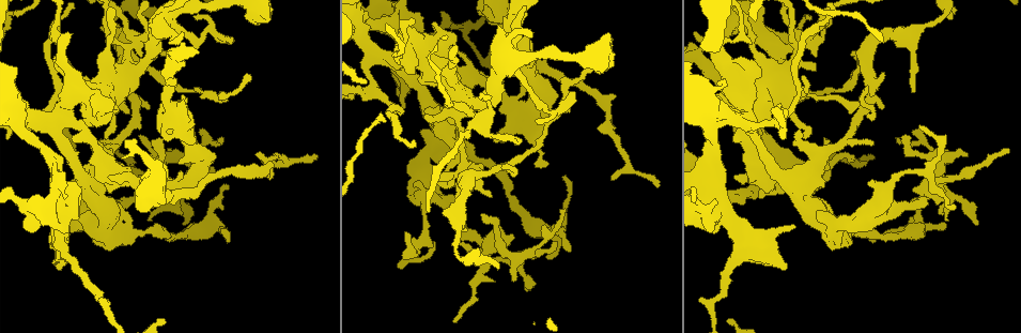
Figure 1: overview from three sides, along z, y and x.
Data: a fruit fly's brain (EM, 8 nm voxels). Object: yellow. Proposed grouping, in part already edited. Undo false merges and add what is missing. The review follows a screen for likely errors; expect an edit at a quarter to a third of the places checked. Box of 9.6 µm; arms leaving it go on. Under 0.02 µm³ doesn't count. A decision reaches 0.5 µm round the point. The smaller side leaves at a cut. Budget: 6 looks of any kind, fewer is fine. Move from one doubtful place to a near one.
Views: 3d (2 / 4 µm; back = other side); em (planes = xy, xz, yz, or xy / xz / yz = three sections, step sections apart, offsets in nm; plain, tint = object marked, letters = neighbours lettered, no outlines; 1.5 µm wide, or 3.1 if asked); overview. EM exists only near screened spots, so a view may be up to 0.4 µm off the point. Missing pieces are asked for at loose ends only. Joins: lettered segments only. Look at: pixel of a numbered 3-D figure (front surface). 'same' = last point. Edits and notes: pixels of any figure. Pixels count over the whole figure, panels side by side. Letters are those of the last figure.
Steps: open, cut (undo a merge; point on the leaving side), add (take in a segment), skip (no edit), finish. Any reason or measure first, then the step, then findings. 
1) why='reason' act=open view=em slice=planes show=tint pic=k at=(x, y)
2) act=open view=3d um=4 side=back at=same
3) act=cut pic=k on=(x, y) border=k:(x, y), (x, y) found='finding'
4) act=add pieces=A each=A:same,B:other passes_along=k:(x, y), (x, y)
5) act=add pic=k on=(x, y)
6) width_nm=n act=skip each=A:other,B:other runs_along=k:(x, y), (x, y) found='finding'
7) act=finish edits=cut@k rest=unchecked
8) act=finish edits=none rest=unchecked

why='branch stops here' act=open view=em slice=planes show=letters pic=1 at=(867, 162)

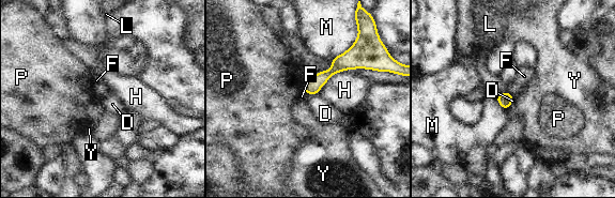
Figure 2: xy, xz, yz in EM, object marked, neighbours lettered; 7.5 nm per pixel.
act=skip each=D:other,F:other,H:other,L:other,M:other,P:other,Y:other border=2:(506, 91), (514, 97) found='no lettered segment goes on from it'

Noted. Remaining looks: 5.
why='branch stops here' act=open view=em slice=xz step=8 show=letters pic=1 at=(512, 280)

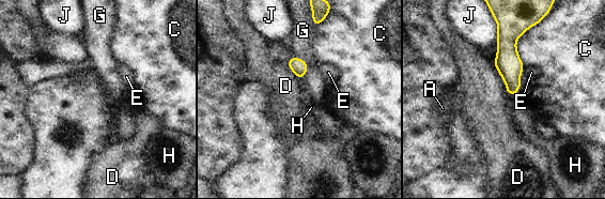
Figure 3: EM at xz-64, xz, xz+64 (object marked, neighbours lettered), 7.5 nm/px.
act=open view=em slice=yz step=4 show=letters at=same

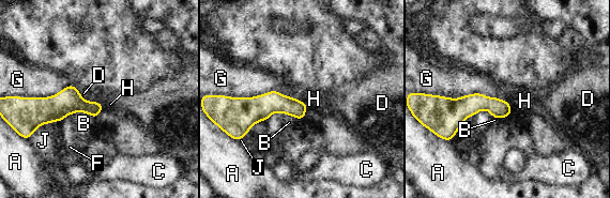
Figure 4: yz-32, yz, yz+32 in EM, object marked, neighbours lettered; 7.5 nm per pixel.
act=skip each=A:other,B:other,C:other,D:other,F:other,G:other,H:other,J:other found='none of them fits'

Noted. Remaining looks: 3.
why='free end' act=open view=3d um=4 pic=1 at=(230, 38)

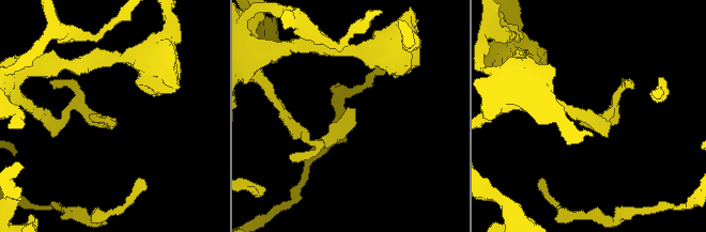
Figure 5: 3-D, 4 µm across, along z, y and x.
why='need the tissue' act=open view=em slice=yz step=8 show=plain pic=5 at=(114, 121)

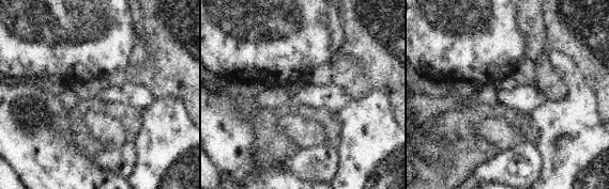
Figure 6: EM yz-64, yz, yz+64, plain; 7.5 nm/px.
why='what lies round it' act=open view=em slice=yz step=8 show=letters at=same

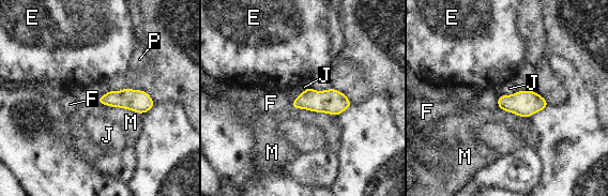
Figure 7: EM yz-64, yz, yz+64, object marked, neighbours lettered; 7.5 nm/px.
act=skip each=E:other,F:other,J:other,M:other,P:other border=7:(517, 90), (498, 98) found='no lettered segment goes on from it'

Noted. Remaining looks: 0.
act=finish edits=none rest=unchecked

